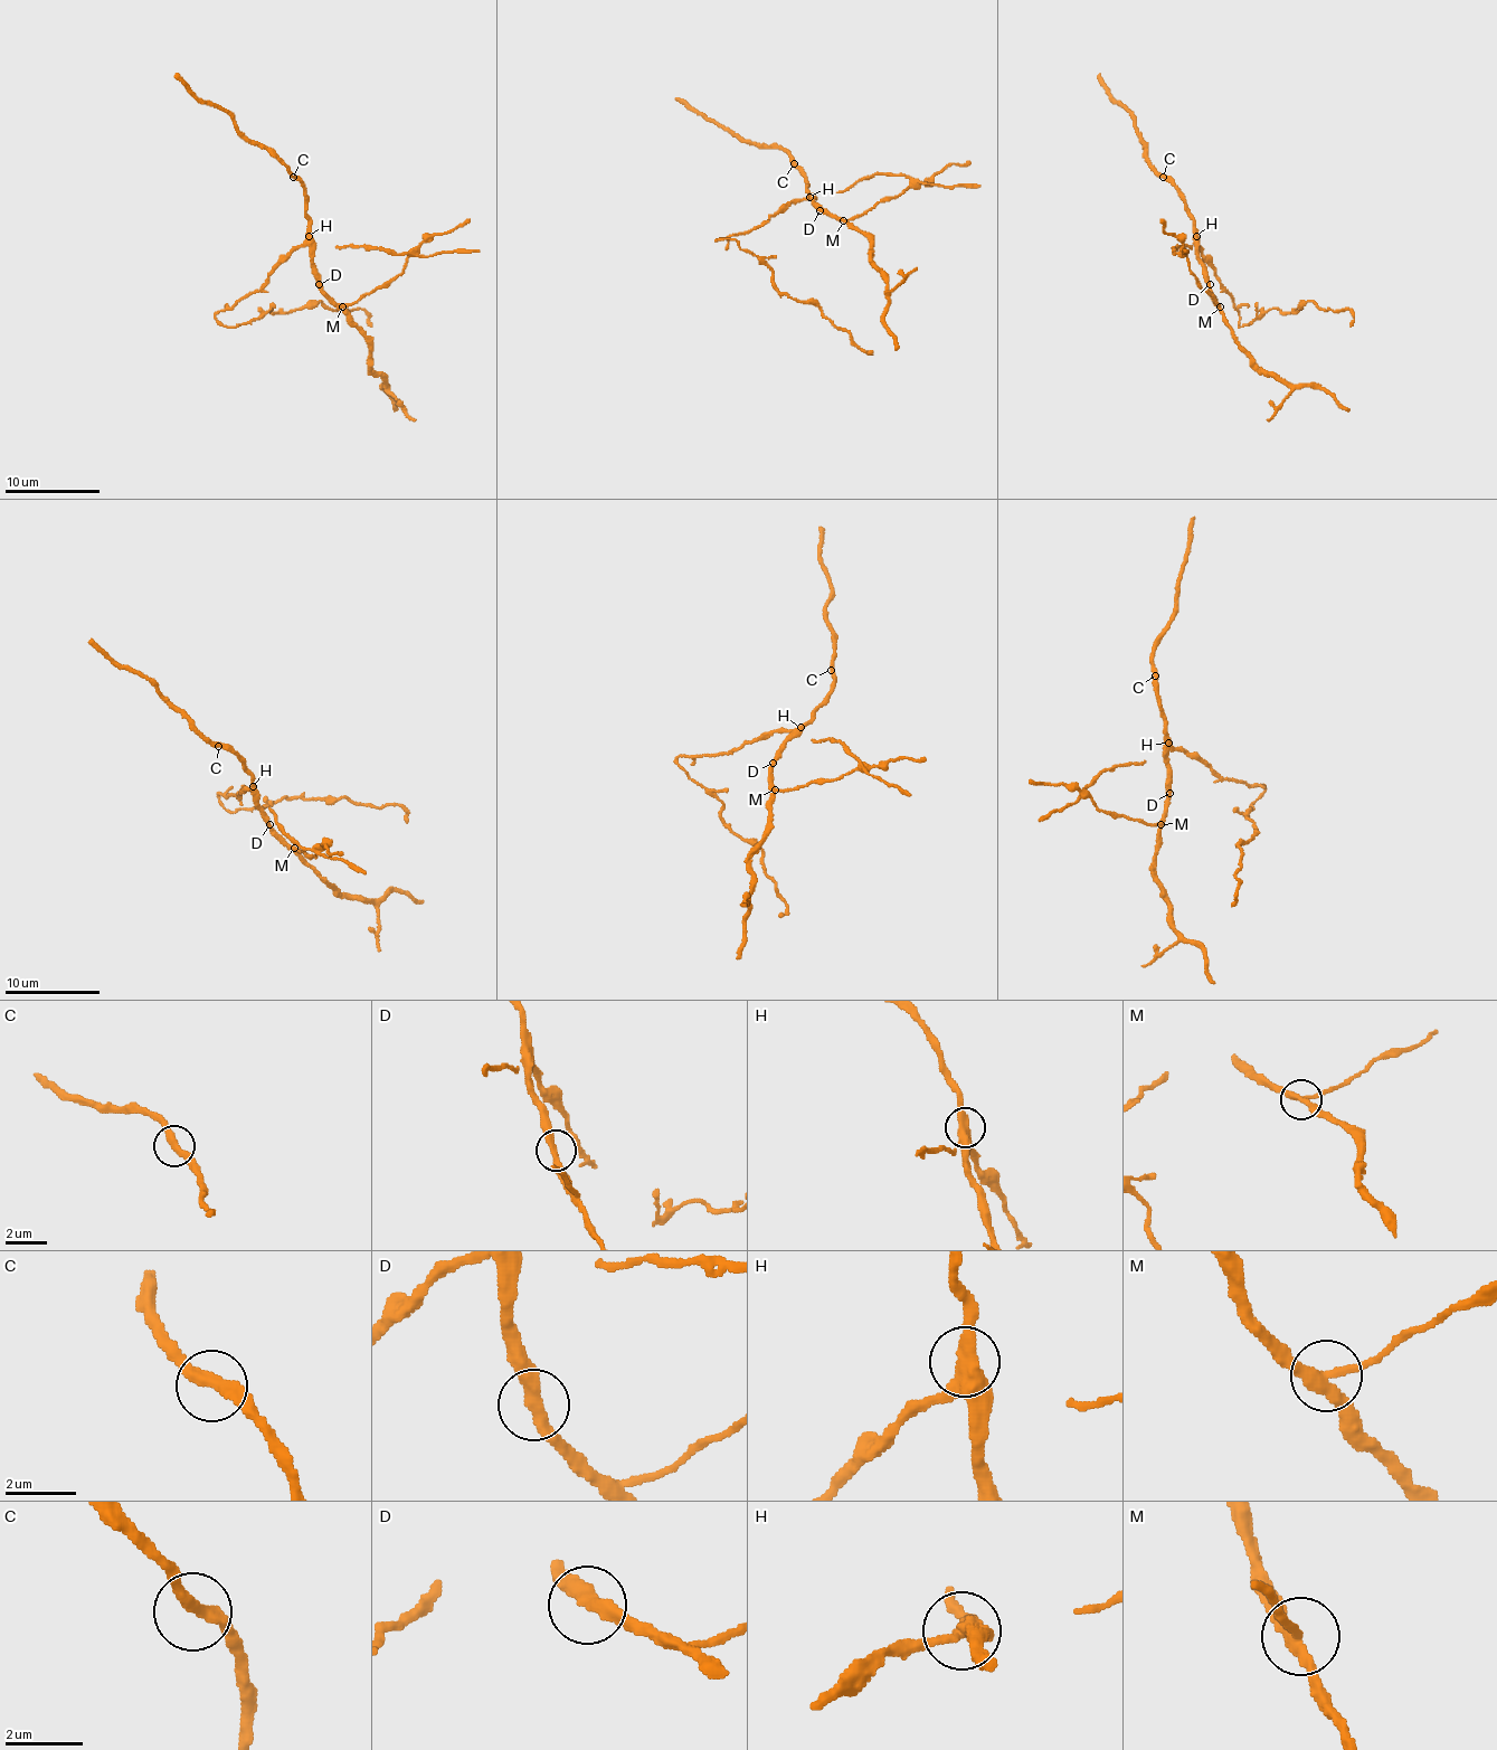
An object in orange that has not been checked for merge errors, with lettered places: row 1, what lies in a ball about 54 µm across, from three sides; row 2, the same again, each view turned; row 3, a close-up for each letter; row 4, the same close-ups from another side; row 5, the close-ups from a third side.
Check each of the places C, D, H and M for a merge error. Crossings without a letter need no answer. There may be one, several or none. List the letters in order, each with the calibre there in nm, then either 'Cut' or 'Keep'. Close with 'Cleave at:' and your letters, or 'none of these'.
C: Thickness 340 nm. Keep
D: Thickness 320 nm. Keep
H: Thickness 360 nm. Cut
M: Thickness 280 nm. Cut
Cleave at: H, M

